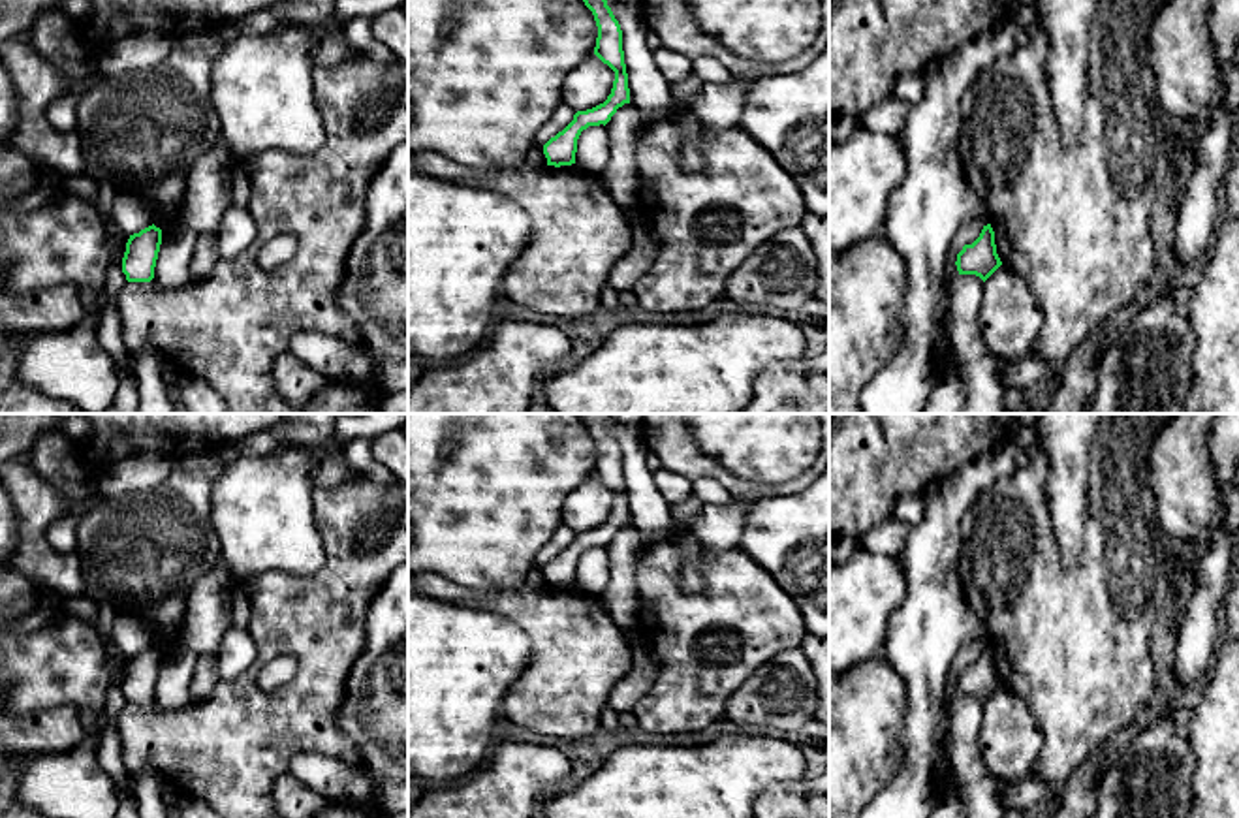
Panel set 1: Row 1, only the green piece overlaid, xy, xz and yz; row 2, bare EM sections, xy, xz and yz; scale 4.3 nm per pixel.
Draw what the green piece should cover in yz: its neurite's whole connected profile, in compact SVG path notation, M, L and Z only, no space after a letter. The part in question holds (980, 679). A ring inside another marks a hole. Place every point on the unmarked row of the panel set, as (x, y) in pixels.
M991 645L983 647L980 658L972 666L963 668L955 686L959 696L976 696L983 703L1002 686Z

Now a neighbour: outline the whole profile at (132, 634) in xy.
M117 611L113 622L113 643L120 653L133 656L154 645L154 634L143 615Z

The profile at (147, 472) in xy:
M139 453L120 459L107 470L100 472L96 491L103 498L162 491L171 470L171 459L154 453Z

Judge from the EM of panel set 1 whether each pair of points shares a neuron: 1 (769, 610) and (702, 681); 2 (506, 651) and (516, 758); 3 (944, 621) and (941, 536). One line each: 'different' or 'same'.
1: same
2: different
3: same

